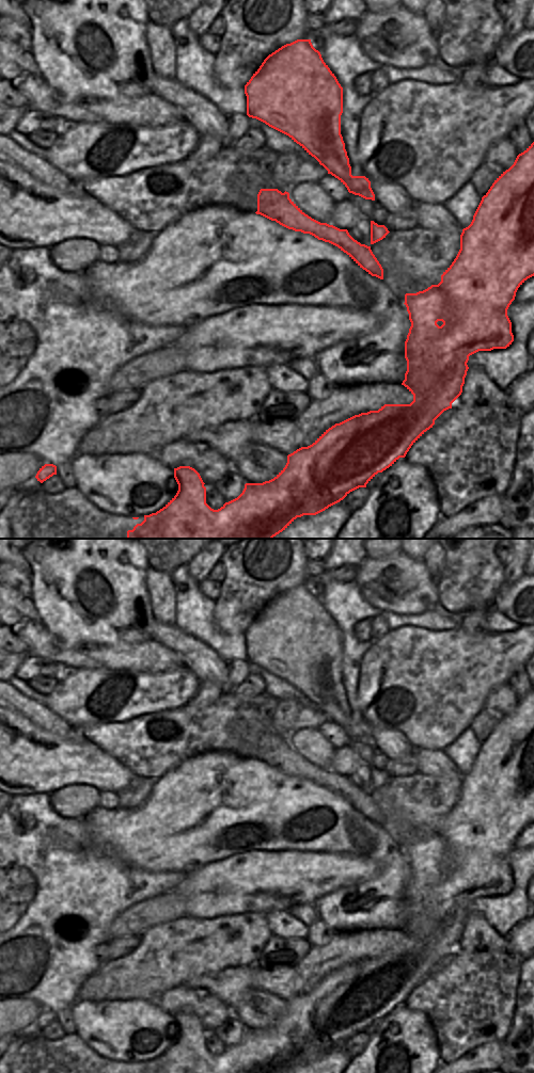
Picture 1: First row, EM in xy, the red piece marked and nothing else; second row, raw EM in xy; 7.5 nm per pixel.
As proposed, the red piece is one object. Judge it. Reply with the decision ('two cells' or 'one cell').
one cell

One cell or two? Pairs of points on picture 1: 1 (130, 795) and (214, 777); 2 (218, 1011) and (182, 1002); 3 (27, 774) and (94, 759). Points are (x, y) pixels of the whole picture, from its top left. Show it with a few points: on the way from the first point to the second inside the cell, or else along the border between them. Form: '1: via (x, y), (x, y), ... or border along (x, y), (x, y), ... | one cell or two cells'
1: border along (156, 781), (150, 795), (134, 809) | two cells
2: via (209, 1010), (199, 1002), (190, 1002) | one cell
3: via (44, 763), (77, 763) | one cell

